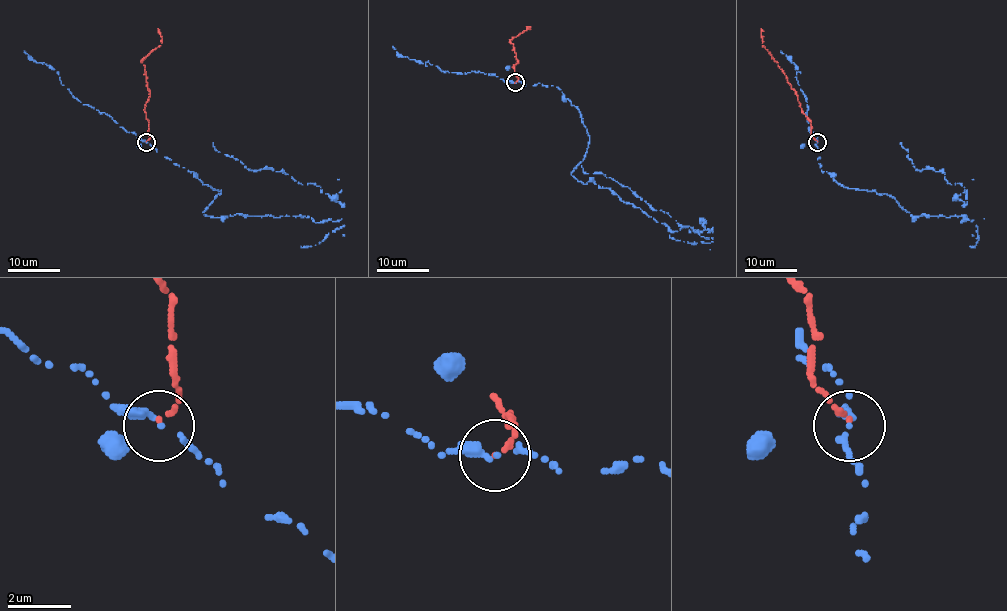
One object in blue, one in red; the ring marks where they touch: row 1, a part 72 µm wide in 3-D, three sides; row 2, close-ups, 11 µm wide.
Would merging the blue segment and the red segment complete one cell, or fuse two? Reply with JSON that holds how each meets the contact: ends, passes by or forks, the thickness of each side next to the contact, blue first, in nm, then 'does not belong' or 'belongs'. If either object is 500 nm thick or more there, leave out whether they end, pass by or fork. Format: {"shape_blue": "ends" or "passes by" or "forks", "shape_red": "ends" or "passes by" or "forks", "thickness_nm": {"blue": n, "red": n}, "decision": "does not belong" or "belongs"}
{"shape_blue": "passes by", "shape_red": "ends", "thickness_nm": {"blue": 170, "red": 140}, "decision": "does not belong"}

